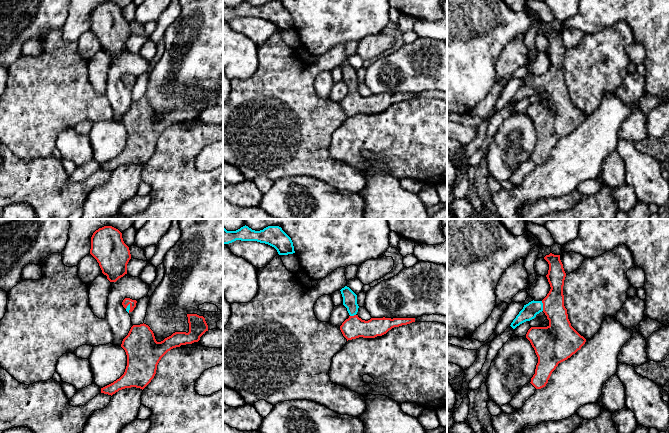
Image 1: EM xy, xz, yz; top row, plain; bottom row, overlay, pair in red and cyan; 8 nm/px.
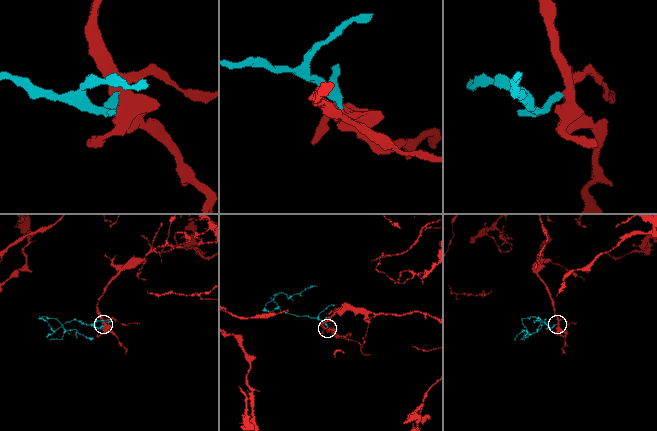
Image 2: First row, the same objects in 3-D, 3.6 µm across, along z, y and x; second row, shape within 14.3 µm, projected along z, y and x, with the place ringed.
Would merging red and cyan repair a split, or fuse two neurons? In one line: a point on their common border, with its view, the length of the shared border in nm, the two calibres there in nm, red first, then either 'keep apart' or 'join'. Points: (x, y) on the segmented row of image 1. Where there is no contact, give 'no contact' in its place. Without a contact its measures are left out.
yz (543, 306) | 80 nm | 200/120 nm | join

